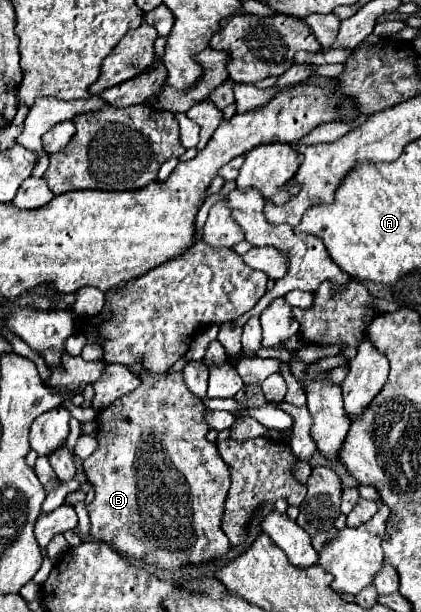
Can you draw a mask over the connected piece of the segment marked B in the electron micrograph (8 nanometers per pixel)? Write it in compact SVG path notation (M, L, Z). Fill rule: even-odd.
M131 366L129 370L141 378L141 384L97 414L99 446L83 460L85 474L95 484L95 500L87 506L91 536L113 546L127 558L141 558L165 570L227 554L229 540L221 530L221 516L229 490L229 470L217 452L217 444L207 440L209 426L205 418L177 418L205 416L207 408L187 388L183 372L167 370L165 374L149 374L141 366Z

